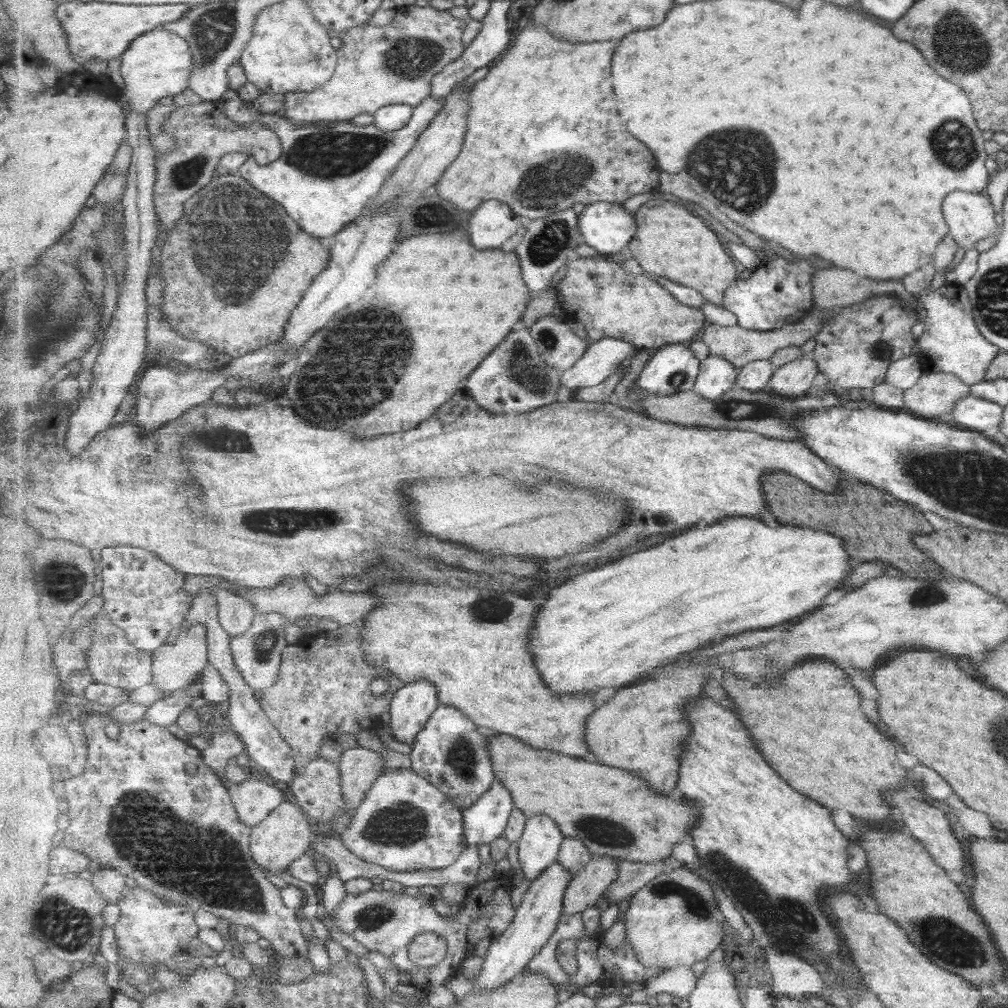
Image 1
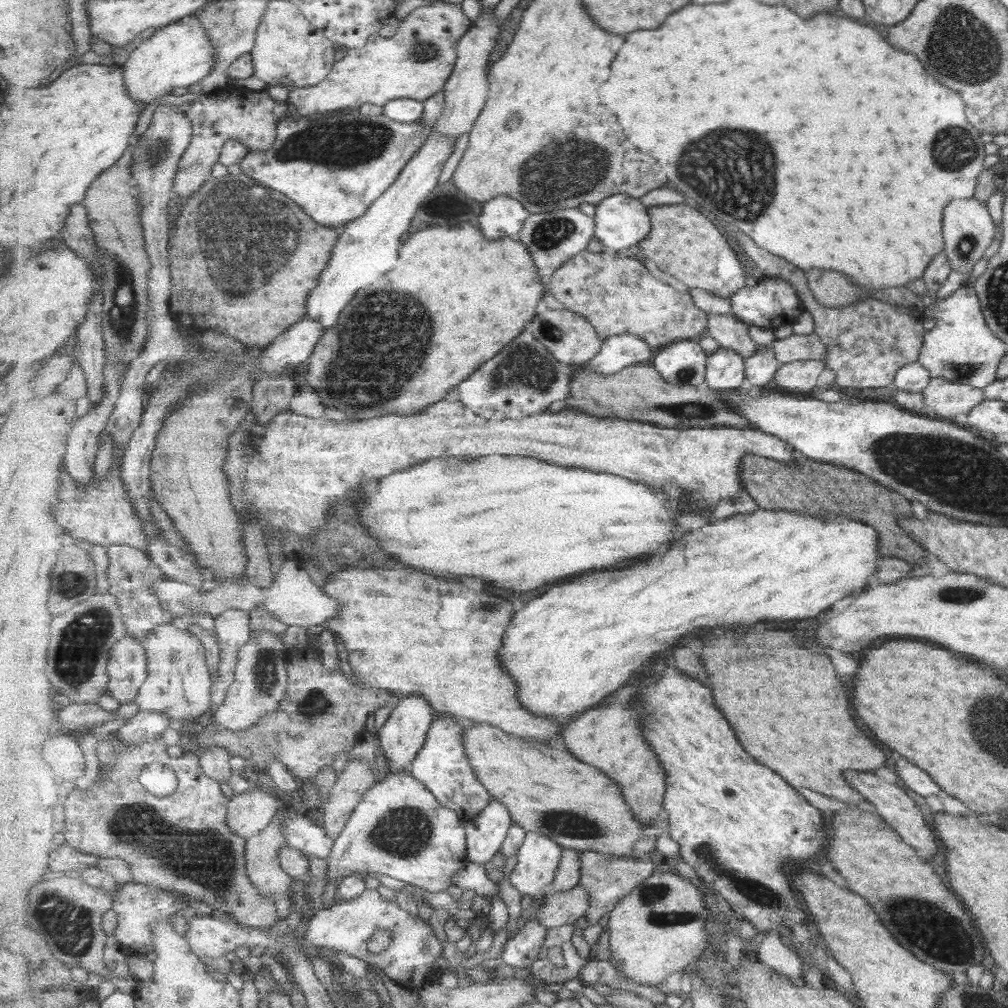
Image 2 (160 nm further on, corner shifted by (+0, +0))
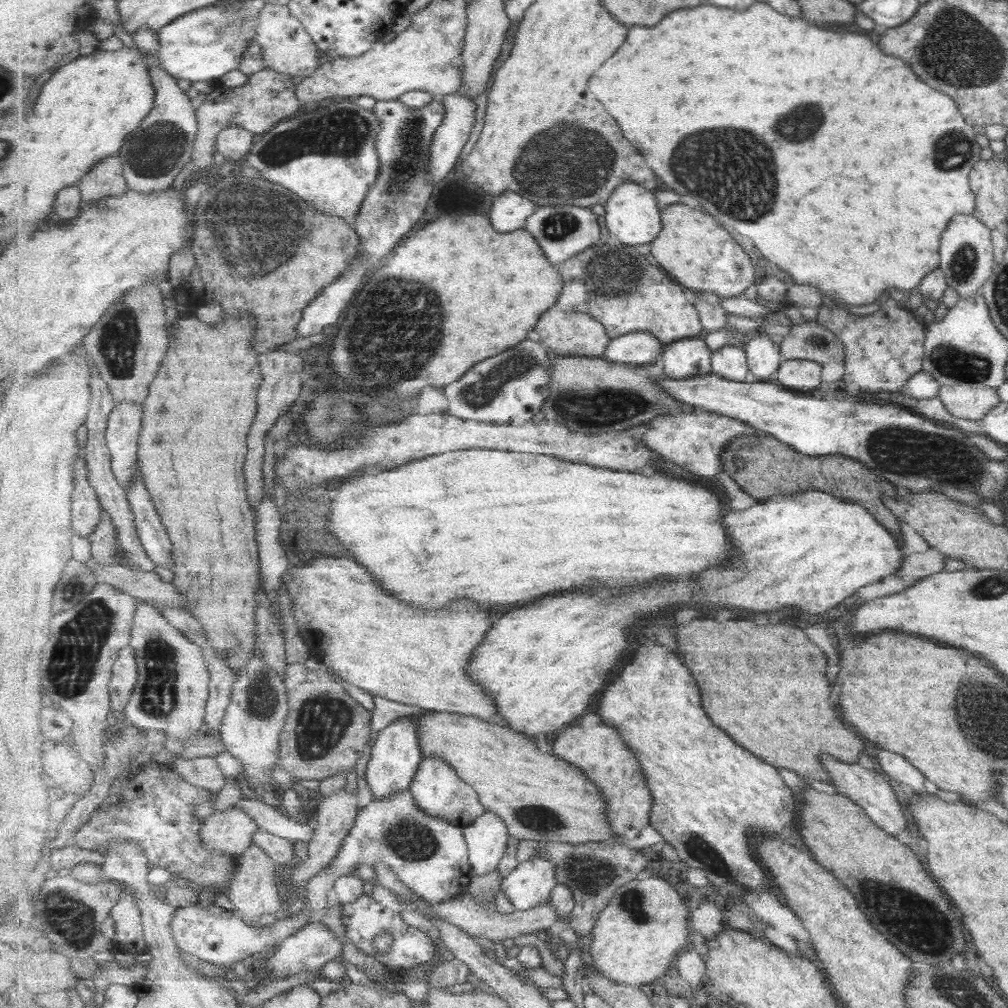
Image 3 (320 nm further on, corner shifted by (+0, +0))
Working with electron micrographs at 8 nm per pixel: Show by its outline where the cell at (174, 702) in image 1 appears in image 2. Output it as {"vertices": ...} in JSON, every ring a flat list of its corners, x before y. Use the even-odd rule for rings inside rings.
{"vertices":[[137,711,117,732,122,742,143,744,145,740,159,739,169,728,171,718,165,713]]}

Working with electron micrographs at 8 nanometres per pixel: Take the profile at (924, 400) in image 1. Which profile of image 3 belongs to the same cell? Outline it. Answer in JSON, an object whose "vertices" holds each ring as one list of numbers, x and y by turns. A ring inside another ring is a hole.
{"vertices":[[953,381,939,385,936,397,949,415,970,421,981,420,1000,401,994,388]]}

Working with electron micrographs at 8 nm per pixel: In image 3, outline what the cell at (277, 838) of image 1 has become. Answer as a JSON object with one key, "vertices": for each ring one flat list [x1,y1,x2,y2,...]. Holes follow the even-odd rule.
{"vertices":[[255,843,239,857,237,874,230,884,227,896,234,907,234,912,250,925,260,925,265,914,280,915,281,899,277,886,278,862]]}

